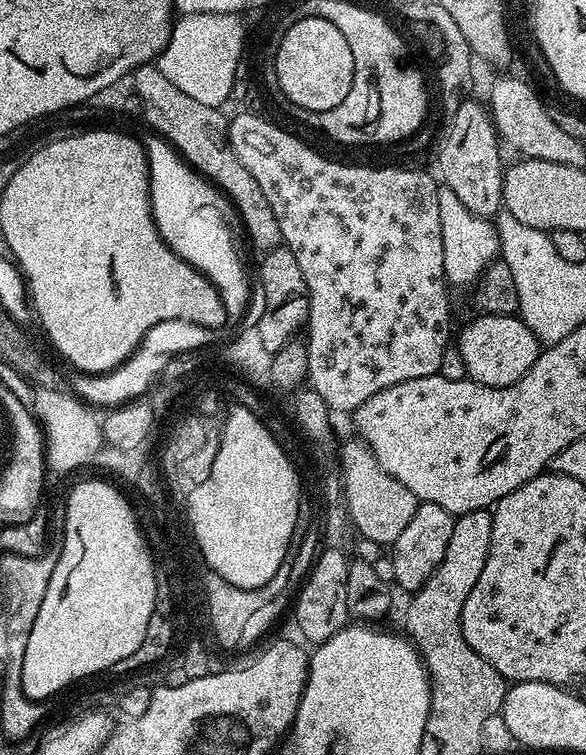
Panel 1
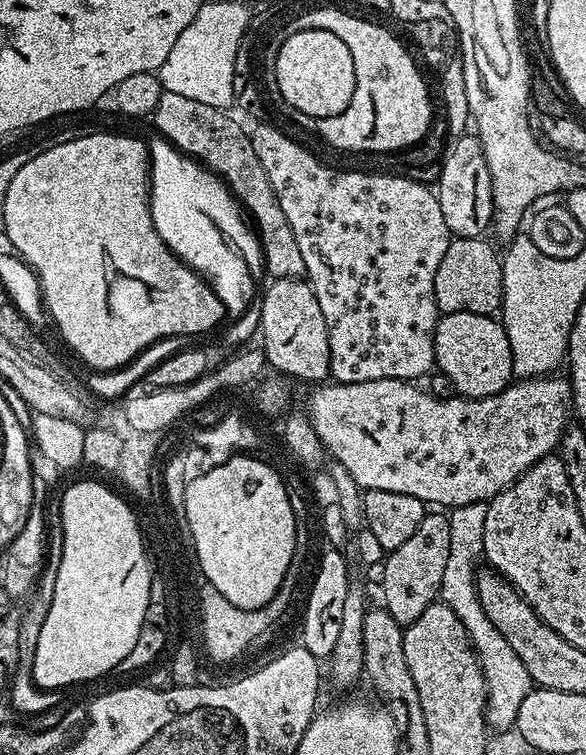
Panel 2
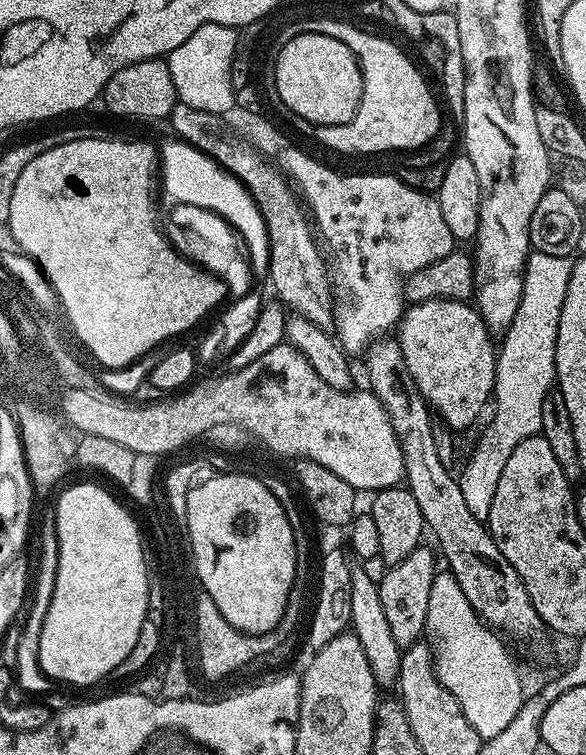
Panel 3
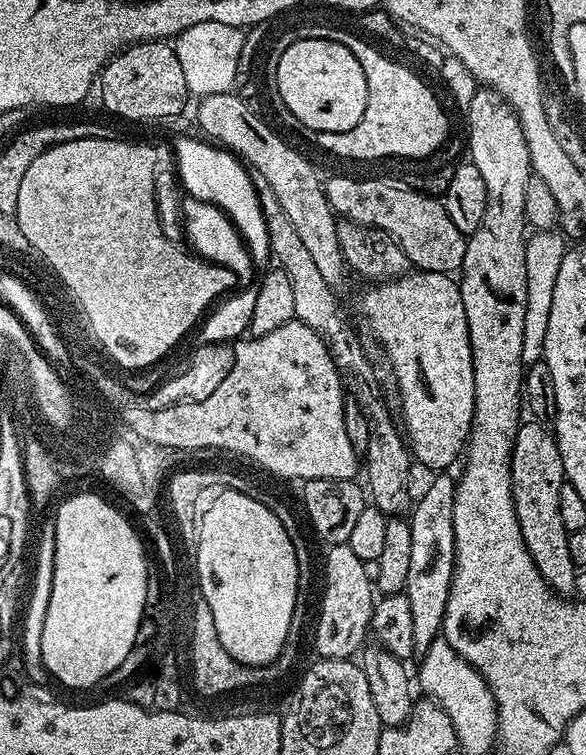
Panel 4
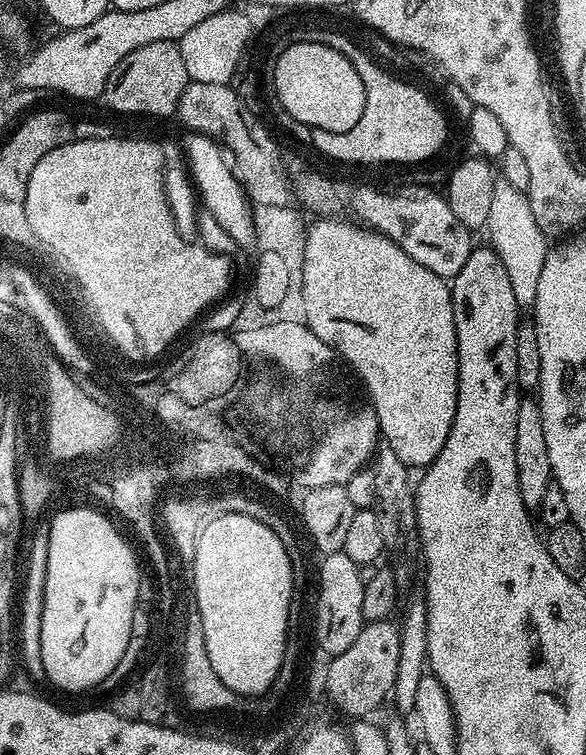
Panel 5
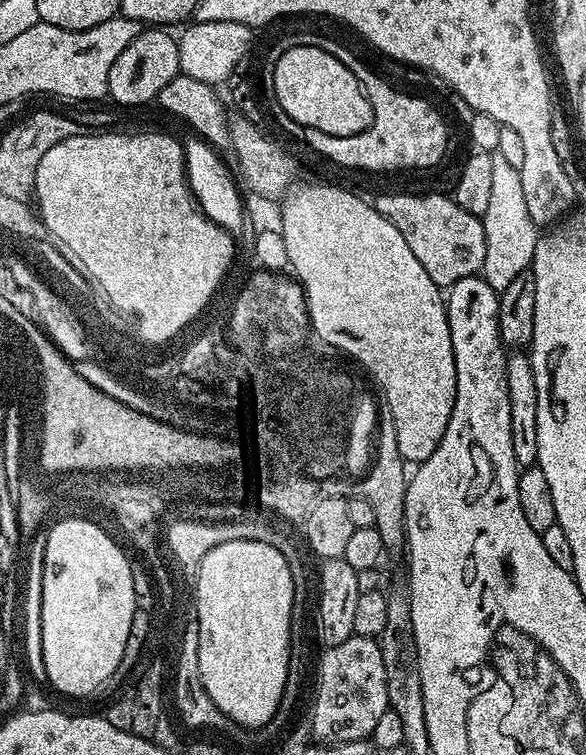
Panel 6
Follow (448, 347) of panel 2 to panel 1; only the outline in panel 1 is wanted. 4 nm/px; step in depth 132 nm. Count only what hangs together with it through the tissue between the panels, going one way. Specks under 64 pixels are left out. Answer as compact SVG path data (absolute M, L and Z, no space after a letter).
M480 314L477 320L472 320L460 332L460 341L458 341L460 349L460 357L468 371L467 379L477 380L479 384L486 386L494 386L501 388L502 386L510 386L514 382L518 382L526 374L526 370L530 370L530 366L534 366L534 362L540 356L542 345L536 339L534 333L525 326L524 321L519 315L495 315Z

